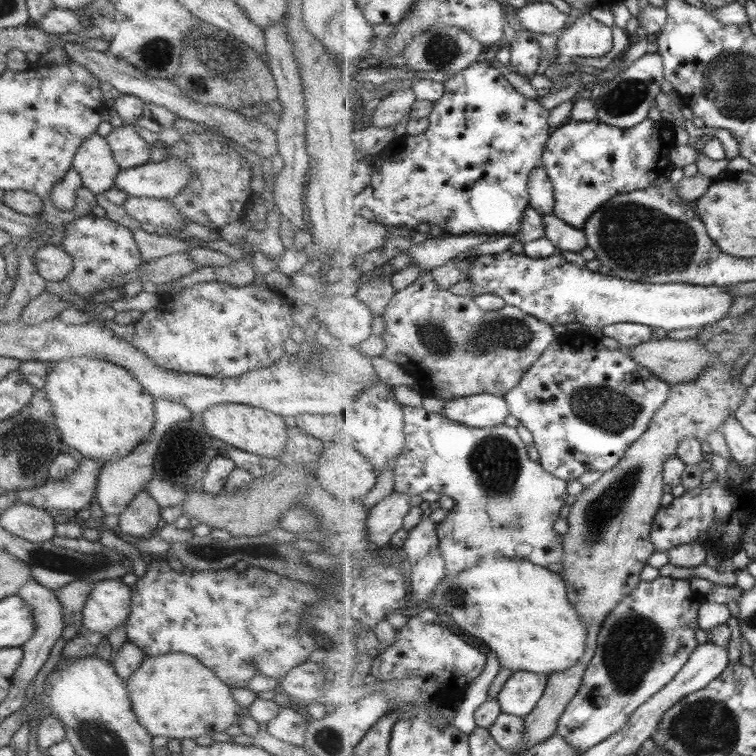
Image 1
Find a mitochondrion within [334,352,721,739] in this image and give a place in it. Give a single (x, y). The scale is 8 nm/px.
(632, 643)

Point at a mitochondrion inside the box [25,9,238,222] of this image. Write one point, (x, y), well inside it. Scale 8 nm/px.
(155, 55)

